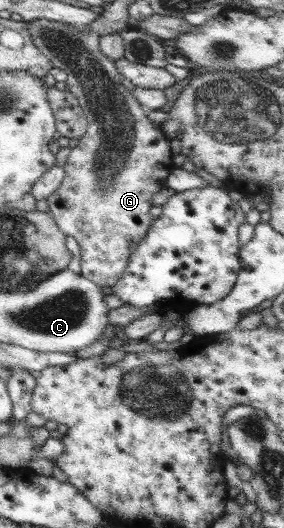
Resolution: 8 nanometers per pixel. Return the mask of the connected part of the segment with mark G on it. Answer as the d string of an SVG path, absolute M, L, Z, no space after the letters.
M34 19L34 21L26 21L26 30L28 30L28 34L30 34L30 39L32 40L34 47L42 53L43 57L49 59L52 68L60 69L63 73L66 73L65 90L78 101L79 107L82 109L87 122L87 131L84 135L82 135L82 137L78 138L78 145L70 149L70 152L66 158L66 162L63 165L64 177L62 178L60 185L54 193L46 199L46 204L48 204L48 215L52 218L52 220L54 220L54 223L56 223L58 229L60 229L65 236L70 235L70 237L73 237L76 240L80 251L79 275L82 278L87 278L88 281L92 281L92 283L96 284L100 288L111 288L112 284L118 281L118 278L122 276L122 272L124 272L126 264L128 264L130 249L134 248L134 246L142 240L142 236L144 236L146 230L149 228L149 225L152 224L152 220L154 220L155 210L152 209L151 198L156 193L165 190L165 179L168 175L170 175L170 172L174 168L171 160L173 153L170 152L169 139L163 135L163 132L159 128L147 119L146 111L142 109L142 107L134 100L131 93L121 85L123 77L115 71L114 63L110 62L108 58L103 57L103 55L100 54L100 47L98 47L98 35L96 35L96 33L92 33L92 31L88 31L88 33L86 33L84 28L86 28L86 26L74 26L56 21L48 21L48 19Z

